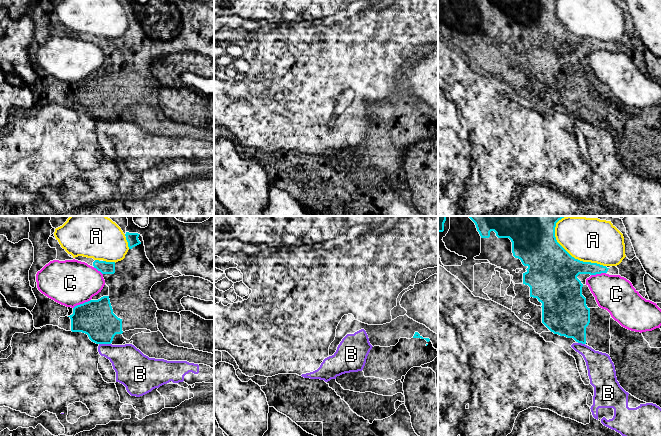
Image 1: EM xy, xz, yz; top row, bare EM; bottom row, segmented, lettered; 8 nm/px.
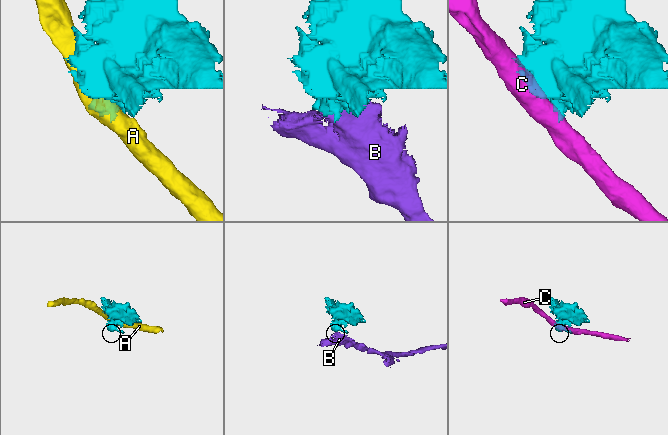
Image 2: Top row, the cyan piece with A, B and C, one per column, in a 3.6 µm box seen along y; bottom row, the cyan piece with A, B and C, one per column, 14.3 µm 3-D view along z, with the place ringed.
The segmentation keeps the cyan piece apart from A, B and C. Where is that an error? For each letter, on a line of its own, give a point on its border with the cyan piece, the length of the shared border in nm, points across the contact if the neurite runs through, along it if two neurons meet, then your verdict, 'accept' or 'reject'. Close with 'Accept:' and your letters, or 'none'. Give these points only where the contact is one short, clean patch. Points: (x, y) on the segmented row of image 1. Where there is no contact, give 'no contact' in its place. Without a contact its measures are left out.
A: contact yz (571, 256); length 550 nm; reject
B: contact xy (105, 343); length 100 nm; border xy (99, 343), (110, 344); reject
C: contact xy (81, 304); length 160 nm; reject
Accept: none

